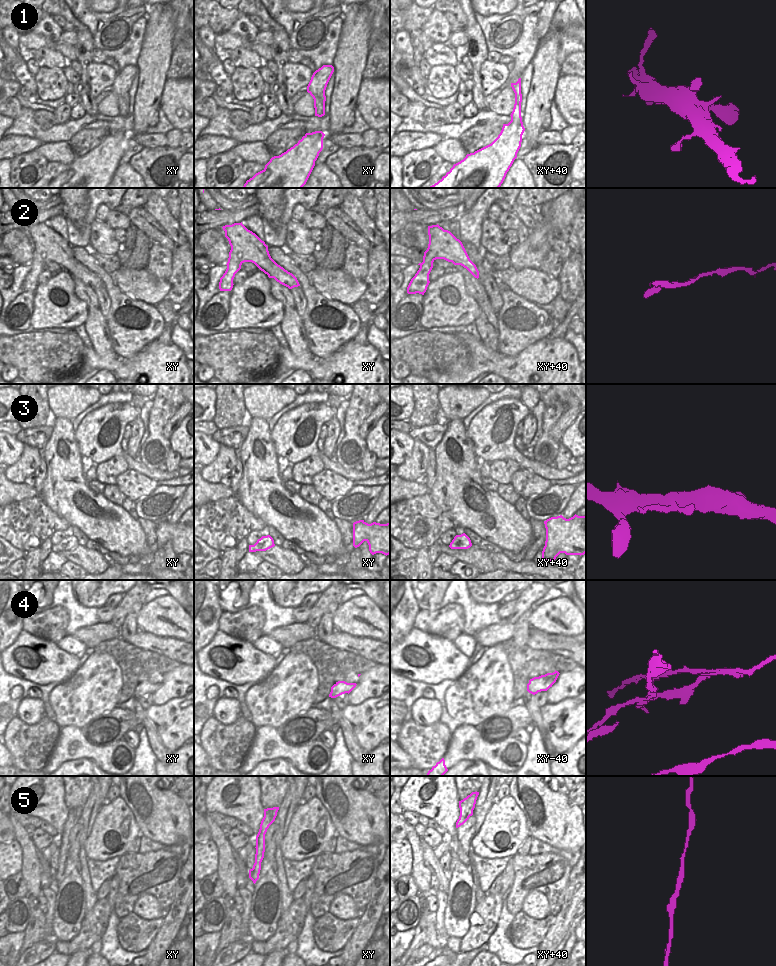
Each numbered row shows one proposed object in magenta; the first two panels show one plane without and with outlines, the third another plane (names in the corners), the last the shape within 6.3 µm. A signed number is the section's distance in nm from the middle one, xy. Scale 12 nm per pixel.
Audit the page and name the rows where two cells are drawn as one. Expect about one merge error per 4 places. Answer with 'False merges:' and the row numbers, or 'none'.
False merges: 4

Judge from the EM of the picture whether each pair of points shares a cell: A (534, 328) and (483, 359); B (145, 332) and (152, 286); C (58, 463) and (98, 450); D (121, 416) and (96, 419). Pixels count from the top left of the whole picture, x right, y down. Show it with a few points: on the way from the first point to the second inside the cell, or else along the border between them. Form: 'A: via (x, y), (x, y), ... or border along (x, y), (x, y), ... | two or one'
A: border along (497, 350), (512, 356), (520, 352) | two
B: border along (128, 294), (155, 306) | two
C: border along (74, 433), (79, 452), (82, 455) | two
D: via (115, 414), (102, 416) | one

